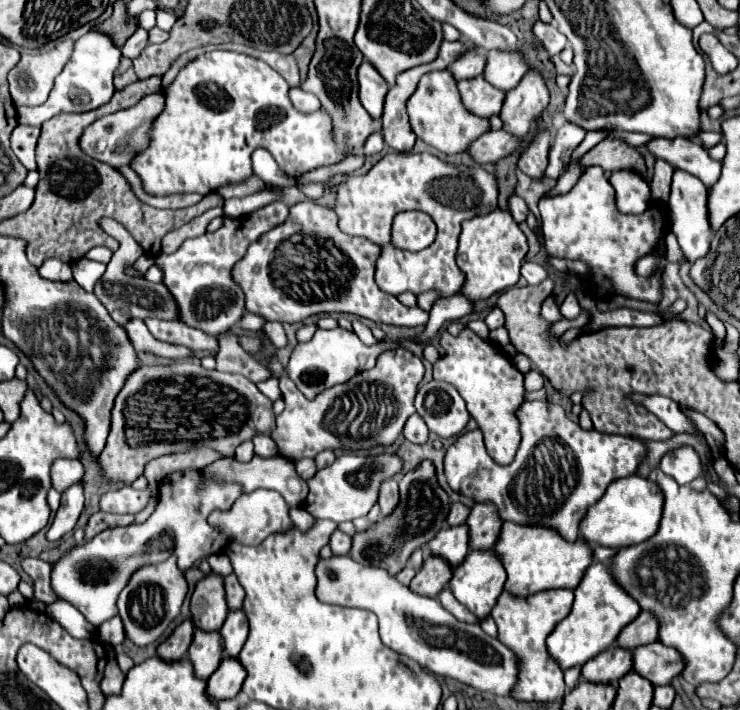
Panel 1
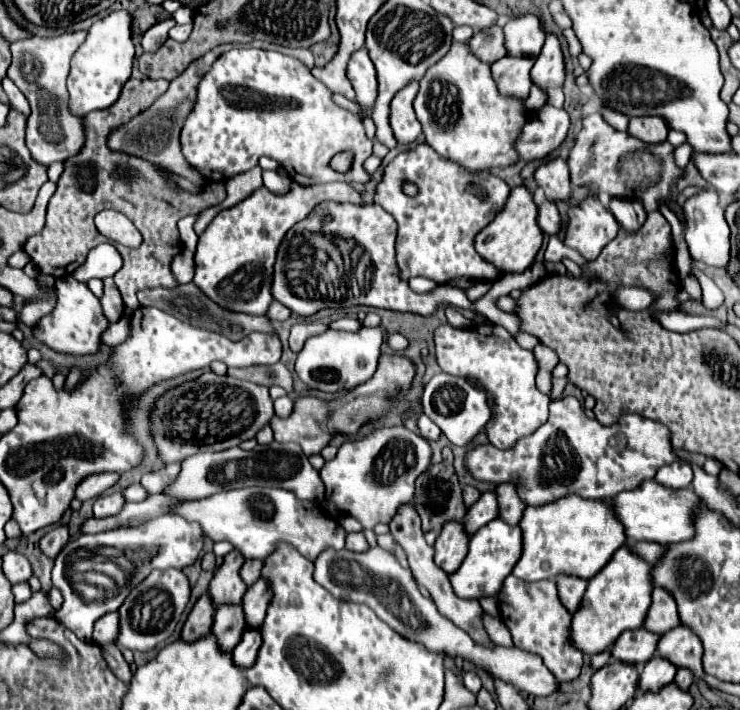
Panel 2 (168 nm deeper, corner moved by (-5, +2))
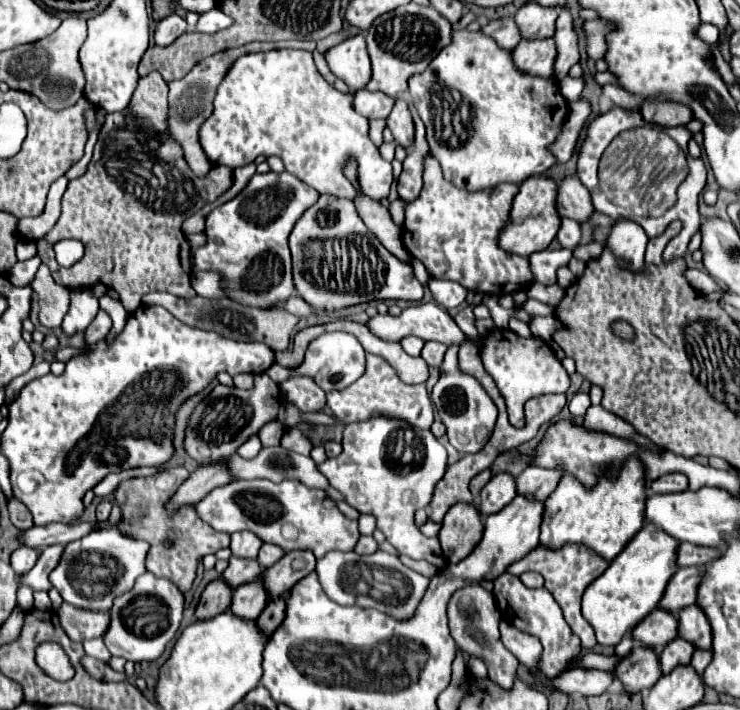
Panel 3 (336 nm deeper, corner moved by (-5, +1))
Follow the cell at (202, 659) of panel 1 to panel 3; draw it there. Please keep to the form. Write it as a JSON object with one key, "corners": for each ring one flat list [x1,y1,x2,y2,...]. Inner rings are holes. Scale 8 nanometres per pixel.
{"corners":[[257,579,255,583,241,585,241,587,237,587,233,591,233,599,231,599,229,611,233,615,237,615,239,619,255,621,257,615,263,611,265,603,267,603,267,597,265,597,263,585,261,585,261,579]]}

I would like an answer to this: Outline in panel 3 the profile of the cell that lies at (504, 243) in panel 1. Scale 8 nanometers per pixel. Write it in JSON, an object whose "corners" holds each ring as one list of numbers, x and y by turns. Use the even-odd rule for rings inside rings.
{"corners":[[529,177,527,181,521,183,519,193,515,195,513,209,509,213,509,221,501,229,497,237,497,245,513,255,519,257,529,257,535,251,543,251,549,247,553,237,557,235,557,223,559,215,555,209,555,181,545,179,545,177]]}

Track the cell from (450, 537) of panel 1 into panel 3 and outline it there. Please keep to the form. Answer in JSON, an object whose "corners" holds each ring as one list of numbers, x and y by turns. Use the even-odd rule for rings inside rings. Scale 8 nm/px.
{"corners":[[499,473,499,475,491,477,487,487,481,491,479,513,483,517,499,513,507,503,511,503,515,499,515,495,517,495,515,493,515,479,511,475]]}

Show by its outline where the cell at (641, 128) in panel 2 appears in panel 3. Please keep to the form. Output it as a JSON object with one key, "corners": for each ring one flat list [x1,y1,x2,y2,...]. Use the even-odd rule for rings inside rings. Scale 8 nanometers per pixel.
{"corners":[[643,103,641,117,645,123,661,127,679,127,691,121,689,107,681,107,677,103]]}

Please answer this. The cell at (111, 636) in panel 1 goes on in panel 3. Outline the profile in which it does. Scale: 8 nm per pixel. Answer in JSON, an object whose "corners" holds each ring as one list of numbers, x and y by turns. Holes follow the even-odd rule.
{"corners":[[69,603,61,605,57,611,63,629,73,641,85,641,85,639,95,639,103,637,105,631,109,629,109,613,101,611,77,611,77,607,69,607]]}

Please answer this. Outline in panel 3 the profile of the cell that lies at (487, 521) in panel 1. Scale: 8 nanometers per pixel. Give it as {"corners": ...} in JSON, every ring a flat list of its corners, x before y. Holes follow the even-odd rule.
{"corners":[[527,467,515,477,517,483,517,495,523,495,527,499,545,501,553,489,557,487,561,479,561,471,549,471,541,467]]}

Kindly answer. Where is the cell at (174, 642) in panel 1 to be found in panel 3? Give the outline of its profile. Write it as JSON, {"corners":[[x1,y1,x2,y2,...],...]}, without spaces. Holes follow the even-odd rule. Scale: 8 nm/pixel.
{"corners":[[213,581,205,587,203,595,201,595,201,601,197,605,197,611,195,611,195,619,197,621,207,621,207,619,213,619,215,615,219,613,225,613,229,609,229,603,231,603,231,589,225,581]]}

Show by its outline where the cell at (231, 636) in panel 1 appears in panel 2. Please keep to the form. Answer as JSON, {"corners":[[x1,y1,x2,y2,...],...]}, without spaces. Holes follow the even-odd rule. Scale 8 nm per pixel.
{"corners":[[259,578,253,586,249,586,247,594,243,596,243,610,245,610,245,620,247,628,259,628,261,622,265,620,265,612,271,602,271,590,269,590,269,580]]}

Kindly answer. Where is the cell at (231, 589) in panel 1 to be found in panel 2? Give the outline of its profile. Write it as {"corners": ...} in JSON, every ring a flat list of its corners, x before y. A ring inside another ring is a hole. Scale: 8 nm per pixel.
{"corners":[[251,558,243,564,241,568,241,578,245,580,247,586,251,586,259,576,261,576,261,570,263,570,263,560,257,560,257,558]]}

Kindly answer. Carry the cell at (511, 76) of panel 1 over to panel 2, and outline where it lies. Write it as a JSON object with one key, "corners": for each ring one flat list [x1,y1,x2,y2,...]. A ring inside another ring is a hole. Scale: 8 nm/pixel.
{"corners":[[523,14,505,24,505,46,509,56,539,56,545,42,545,30,537,16]]}

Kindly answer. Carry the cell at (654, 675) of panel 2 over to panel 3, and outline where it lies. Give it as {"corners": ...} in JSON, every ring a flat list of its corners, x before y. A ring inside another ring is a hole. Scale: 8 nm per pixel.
{"corners":[[677,637,673,639,673,643,669,643,669,647,665,647,659,655,659,665,661,665,661,673,669,675,675,667,681,665,689,665,689,659,693,655,693,645,687,643,685,639]]}

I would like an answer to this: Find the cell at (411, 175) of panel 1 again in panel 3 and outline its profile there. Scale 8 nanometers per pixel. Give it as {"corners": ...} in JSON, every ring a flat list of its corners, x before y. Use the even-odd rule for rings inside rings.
{"corners":[[427,153,423,161,421,195,405,203,403,245,435,279,451,279,471,291,487,295,505,295,525,289,531,283,529,259,509,255,497,247,497,235,507,223,517,191,519,187,513,183,501,183,485,191,459,189,443,179,437,159]]}

